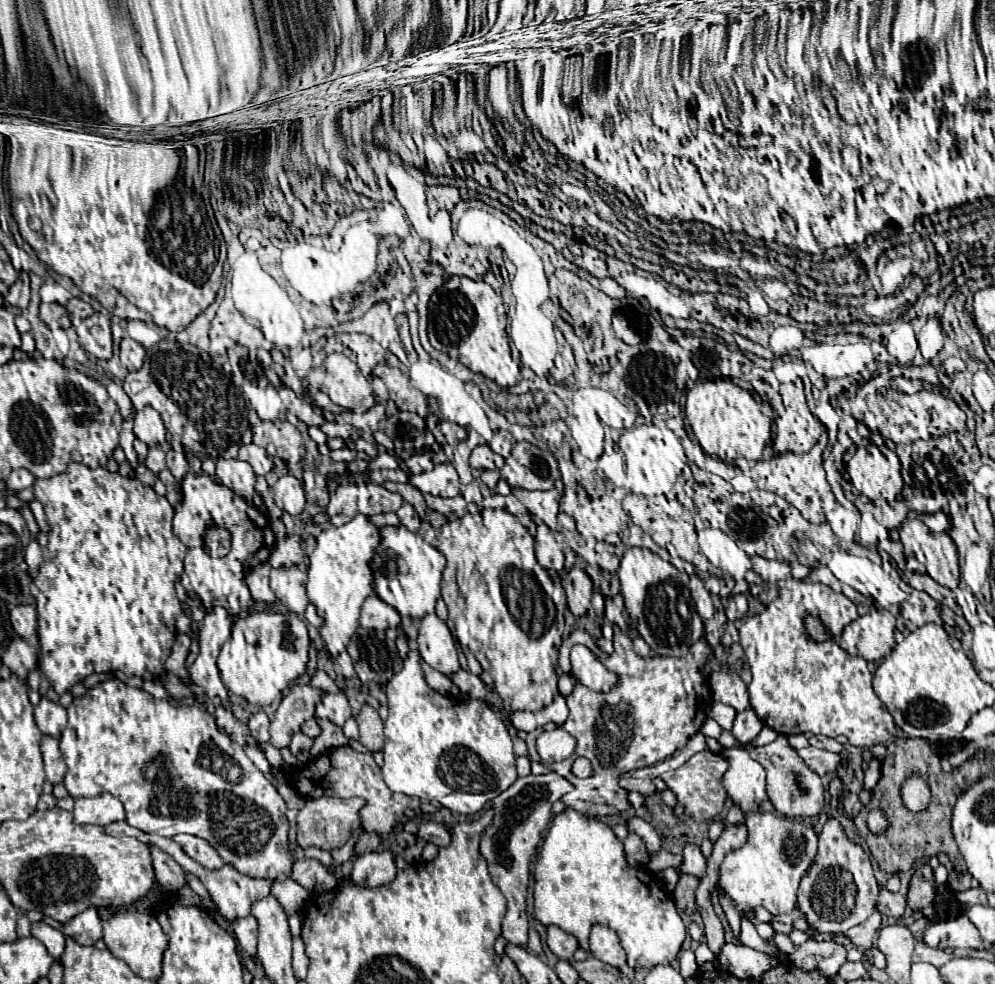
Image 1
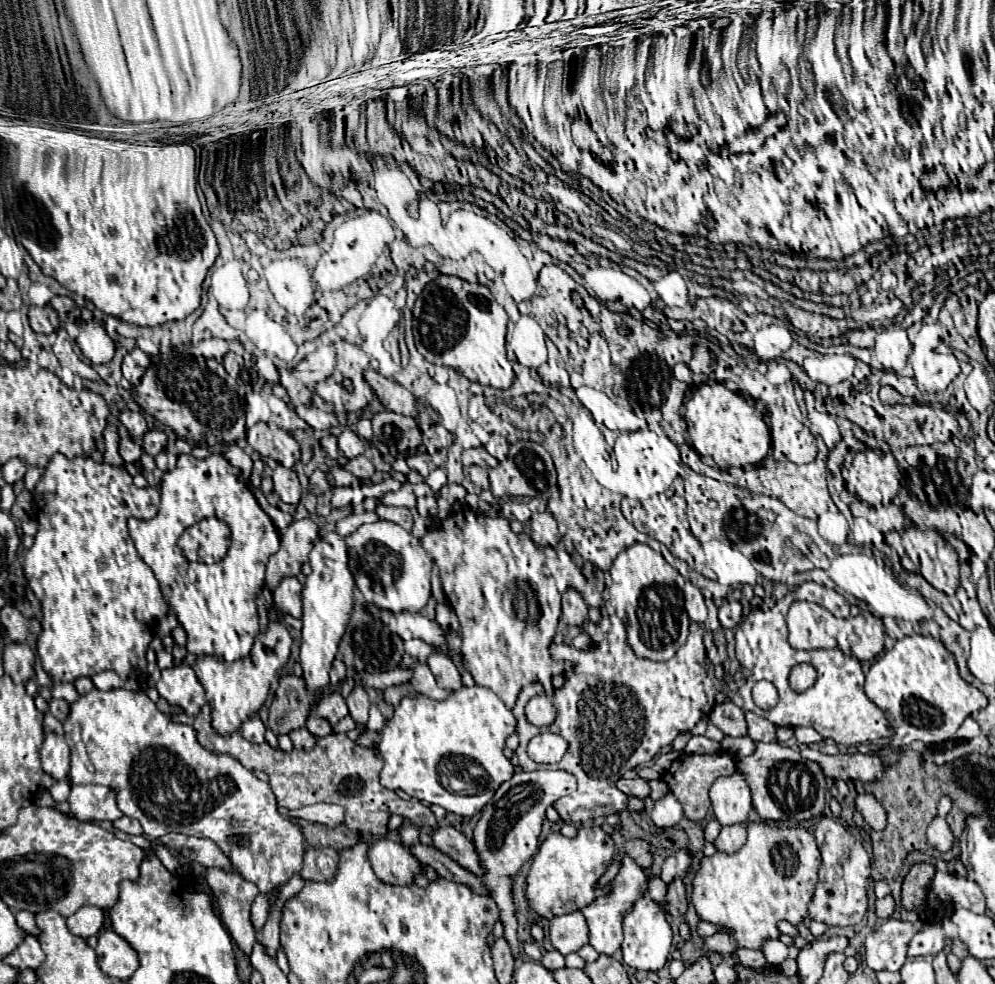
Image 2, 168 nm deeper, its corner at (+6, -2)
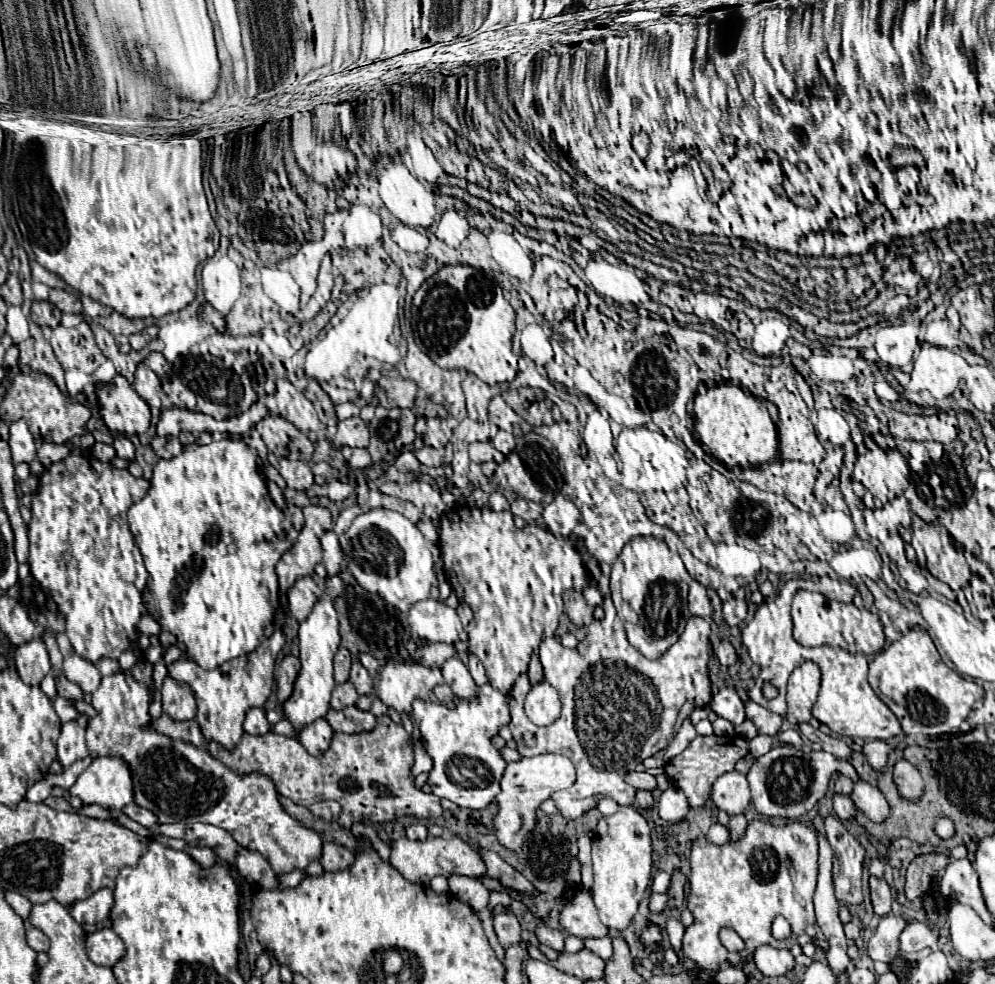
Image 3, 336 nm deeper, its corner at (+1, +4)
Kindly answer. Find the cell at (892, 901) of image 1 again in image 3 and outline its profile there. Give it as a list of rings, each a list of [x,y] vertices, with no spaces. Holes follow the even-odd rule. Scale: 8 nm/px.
[[[870,876],[870,898],[872,898],[872,906],[874,906],[876,914],[886,916],[890,912],[892,892],[890,892],[890,888],[888,888],[884,878]]]

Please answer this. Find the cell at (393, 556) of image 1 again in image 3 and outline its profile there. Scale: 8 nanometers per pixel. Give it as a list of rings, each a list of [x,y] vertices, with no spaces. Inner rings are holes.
[[[376,508],[360,514],[352,522],[350,530],[340,536],[340,546],[346,556],[348,570],[358,584],[364,590],[382,596],[398,610],[408,612],[410,606],[430,596],[430,588],[436,582],[432,554],[416,524],[412,524],[400,512]]]

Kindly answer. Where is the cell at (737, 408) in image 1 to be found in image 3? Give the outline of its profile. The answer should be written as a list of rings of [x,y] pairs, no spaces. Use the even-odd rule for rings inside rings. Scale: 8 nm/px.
[[[720,384],[698,392],[694,398],[694,430],[700,444],[726,468],[762,464],[778,452],[778,432],[766,404],[734,384]]]

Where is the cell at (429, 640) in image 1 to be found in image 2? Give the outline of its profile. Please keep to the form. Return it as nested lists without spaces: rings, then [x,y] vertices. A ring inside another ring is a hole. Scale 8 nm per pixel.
[[[439,650],[431,652],[429,658],[427,658],[427,666],[431,668],[431,672],[433,672],[433,676],[435,676],[435,680],[437,680],[437,684],[441,688],[453,692],[453,690],[457,690],[457,688],[463,686],[459,670],[455,668],[453,660],[447,654],[443,654]]]

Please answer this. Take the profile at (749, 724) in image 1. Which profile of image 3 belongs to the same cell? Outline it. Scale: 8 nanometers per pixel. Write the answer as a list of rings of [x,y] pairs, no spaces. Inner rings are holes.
[[[722,688],[718,690],[712,700],[710,700],[710,708],[724,720],[732,722],[734,726],[742,724],[746,714],[744,714],[744,702],[740,700],[740,696],[736,694],[734,688]]]

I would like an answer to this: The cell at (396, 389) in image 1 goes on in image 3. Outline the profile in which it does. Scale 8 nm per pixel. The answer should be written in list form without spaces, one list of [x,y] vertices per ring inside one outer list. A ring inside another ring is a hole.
[[[370,370],[368,378],[376,384],[376,396],[384,408],[412,408],[416,400],[416,384],[404,378],[392,378],[378,370]]]

